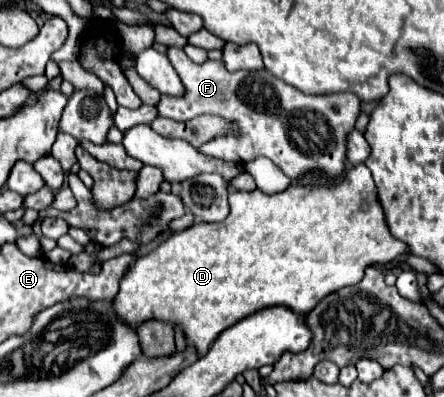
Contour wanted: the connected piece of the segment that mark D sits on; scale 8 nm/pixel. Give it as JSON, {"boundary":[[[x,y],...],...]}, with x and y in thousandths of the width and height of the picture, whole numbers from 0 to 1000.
{"boundary":[[[822,413],[791,418],[782,448],[745,469],[660,458],[628,489],[597,489],[583,474],[570,484],[520,474],[516,524],[520,534],[502,559],[439,559],[412,584],[390,584],[336,640],[304,650],[273,700],[268,736],[255,751],[255,786],[277,816],[309,826],[331,806],[363,806],[390,826],[403,821],[453,902],[489,846],[538,806],[610,771],[642,771],[669,791],[691,791],[718,756],[727,756],[727,746],[773,720],[804,715],[827,670],[881,660],[917,630],[867,569],[863,524]]]}

